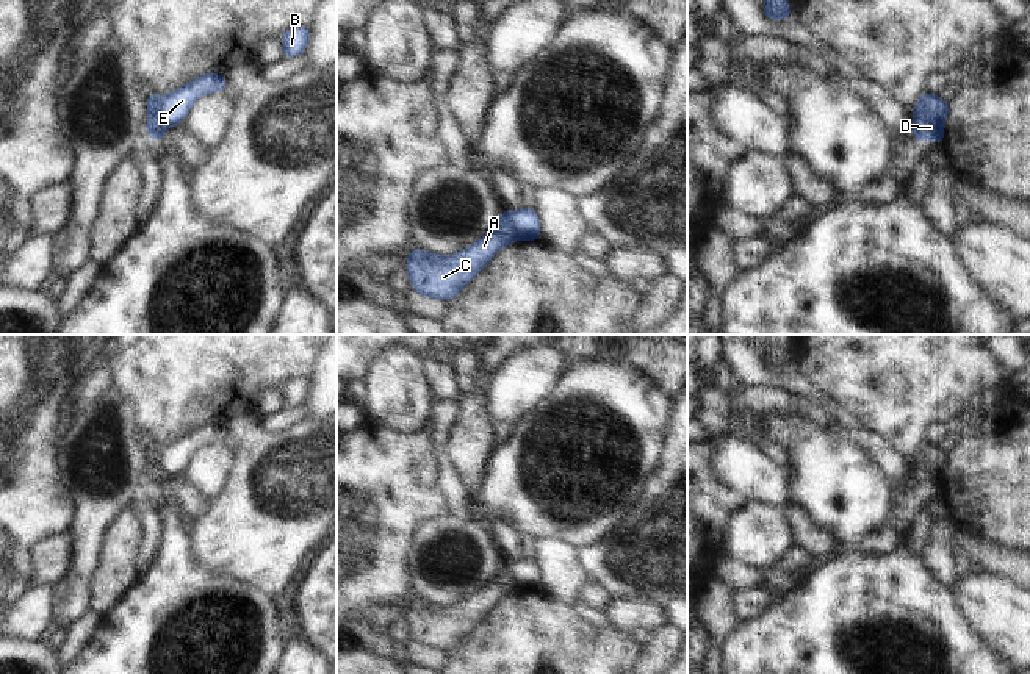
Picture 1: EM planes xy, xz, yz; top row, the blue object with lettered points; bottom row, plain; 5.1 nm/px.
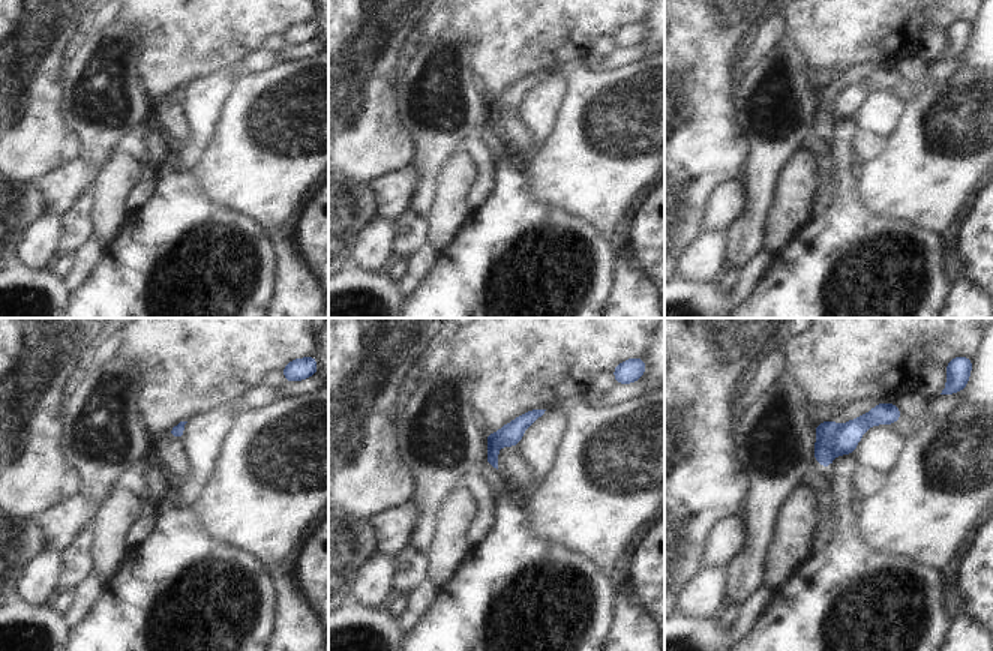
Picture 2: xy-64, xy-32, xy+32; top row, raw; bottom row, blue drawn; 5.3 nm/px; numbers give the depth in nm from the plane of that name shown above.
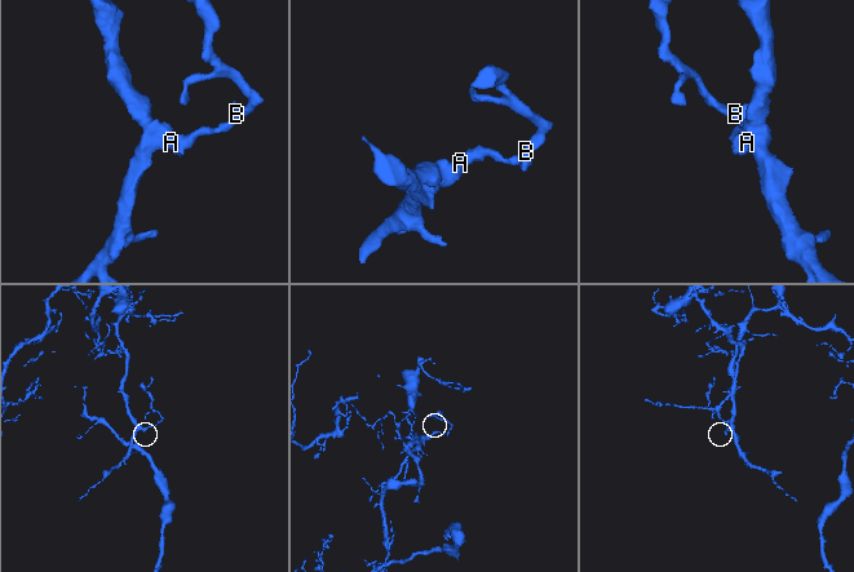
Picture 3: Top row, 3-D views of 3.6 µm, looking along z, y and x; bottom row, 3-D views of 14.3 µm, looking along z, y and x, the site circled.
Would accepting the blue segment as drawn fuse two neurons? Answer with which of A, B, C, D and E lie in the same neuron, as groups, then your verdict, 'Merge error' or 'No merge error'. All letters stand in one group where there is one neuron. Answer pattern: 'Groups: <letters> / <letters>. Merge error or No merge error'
Groups: A C D / B E. Merge error

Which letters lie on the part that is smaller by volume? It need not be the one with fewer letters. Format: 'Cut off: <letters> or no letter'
Cut off: B, E

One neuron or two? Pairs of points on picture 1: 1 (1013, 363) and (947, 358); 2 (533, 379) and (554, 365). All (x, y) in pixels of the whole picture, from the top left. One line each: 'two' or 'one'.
1: two
2: one

